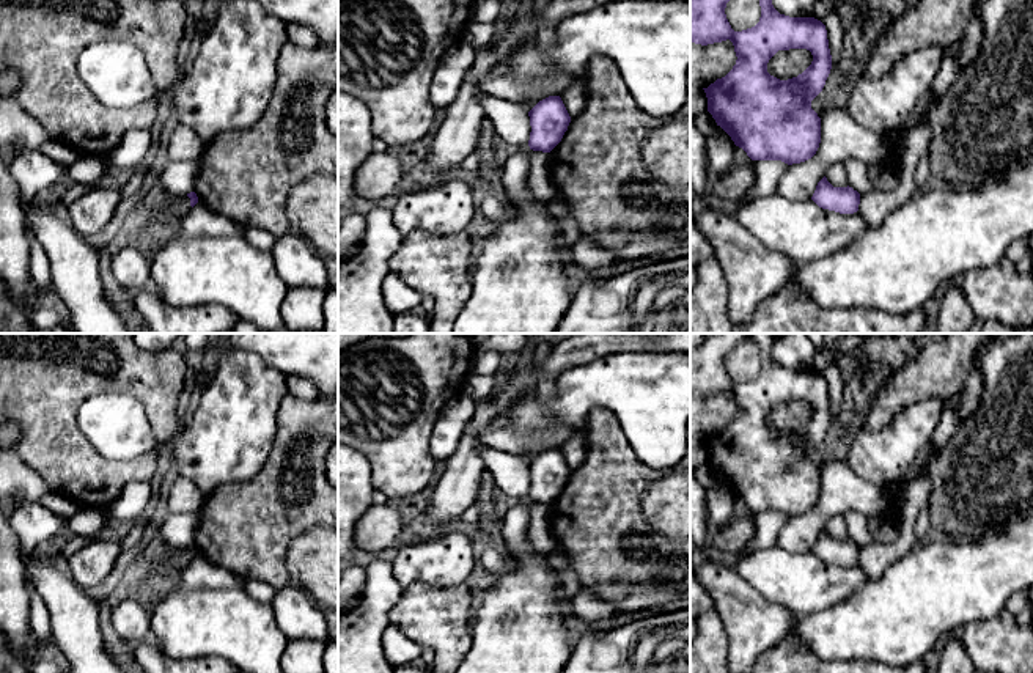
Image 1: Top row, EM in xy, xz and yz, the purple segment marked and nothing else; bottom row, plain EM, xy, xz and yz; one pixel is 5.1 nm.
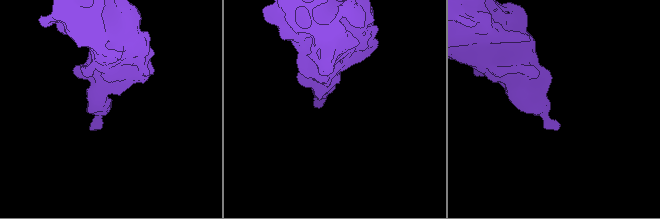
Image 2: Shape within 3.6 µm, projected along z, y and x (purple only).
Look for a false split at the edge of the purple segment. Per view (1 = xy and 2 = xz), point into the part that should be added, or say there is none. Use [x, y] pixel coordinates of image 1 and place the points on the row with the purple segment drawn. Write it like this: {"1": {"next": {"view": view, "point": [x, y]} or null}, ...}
{"1": {"next": null}, "2": {"next": null}}

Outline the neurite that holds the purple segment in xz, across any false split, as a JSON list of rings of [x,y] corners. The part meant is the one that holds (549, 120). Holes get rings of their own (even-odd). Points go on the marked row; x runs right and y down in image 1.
[[[560,96],[539,101],[530,112],[530,140],[533,151],[550,153],[563,138],[571,116]]]

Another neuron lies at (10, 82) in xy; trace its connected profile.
[[[16,71],[0,72],[0,101],[11,99],[13,94],[20,88],[20,77]]]

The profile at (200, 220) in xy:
[[[200,201],[171,228],[173,236],[184,234],[187,237],[242,236],[245,230],[241,223],[214,212]]]

